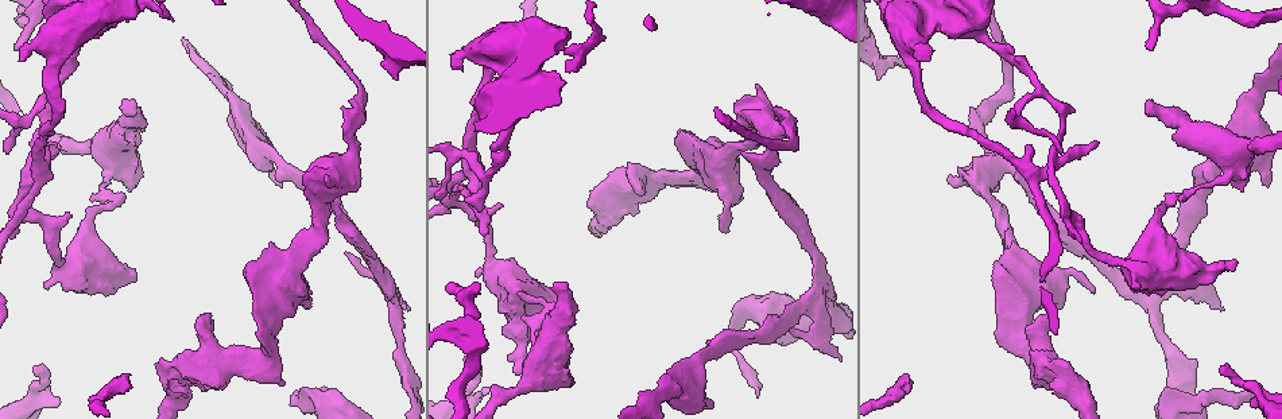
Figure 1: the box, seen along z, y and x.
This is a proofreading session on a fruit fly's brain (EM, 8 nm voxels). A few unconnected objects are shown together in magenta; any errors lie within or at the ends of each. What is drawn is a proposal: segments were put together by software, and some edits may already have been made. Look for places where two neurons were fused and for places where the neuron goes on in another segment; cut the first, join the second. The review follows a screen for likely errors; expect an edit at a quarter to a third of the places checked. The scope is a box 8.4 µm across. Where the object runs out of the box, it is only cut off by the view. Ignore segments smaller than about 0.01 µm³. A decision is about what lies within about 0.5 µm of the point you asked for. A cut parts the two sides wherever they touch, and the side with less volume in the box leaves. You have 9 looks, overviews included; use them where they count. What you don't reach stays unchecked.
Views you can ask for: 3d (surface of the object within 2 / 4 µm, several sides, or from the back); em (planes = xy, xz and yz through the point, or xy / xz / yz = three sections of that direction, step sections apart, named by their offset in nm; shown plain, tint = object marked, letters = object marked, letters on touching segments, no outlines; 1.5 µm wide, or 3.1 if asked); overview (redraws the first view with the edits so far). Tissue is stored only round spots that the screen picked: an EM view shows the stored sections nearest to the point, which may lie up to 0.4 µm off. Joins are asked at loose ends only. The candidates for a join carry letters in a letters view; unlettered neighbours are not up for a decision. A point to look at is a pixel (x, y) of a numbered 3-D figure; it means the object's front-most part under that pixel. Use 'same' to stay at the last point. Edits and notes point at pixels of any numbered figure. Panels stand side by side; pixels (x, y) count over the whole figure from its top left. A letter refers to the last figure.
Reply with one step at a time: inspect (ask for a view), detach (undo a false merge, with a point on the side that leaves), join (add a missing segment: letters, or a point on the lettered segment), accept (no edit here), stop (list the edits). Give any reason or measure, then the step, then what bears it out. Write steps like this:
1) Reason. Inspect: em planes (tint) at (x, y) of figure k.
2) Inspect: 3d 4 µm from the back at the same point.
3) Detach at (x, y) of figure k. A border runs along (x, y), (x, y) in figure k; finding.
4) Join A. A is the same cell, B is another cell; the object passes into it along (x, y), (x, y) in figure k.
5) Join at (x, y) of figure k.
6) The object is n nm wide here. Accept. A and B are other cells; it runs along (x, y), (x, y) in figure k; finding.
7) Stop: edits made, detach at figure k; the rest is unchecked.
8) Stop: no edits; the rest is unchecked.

An open end. Inspect: 3d 2 µm at (758, 397) of figure 1.

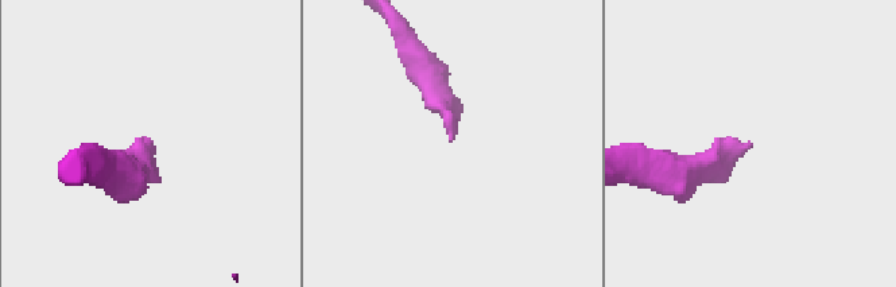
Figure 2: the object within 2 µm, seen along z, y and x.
Shape alone is not enough. Inspect: em planes (letters) at (751, 145) of figure 2.

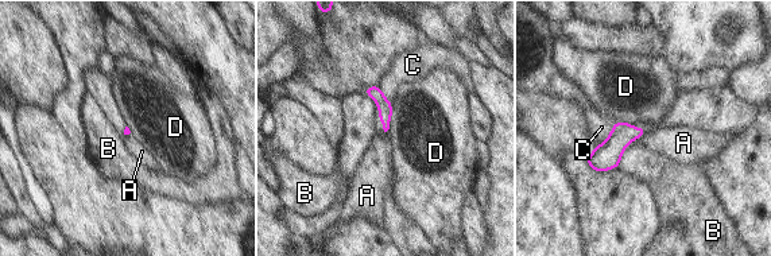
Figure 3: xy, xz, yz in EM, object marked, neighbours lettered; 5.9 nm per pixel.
Accept. A, B, C and D are other cells; a border runs along (392, 104), (387, 130) in figure 3; none of them fits.

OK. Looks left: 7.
Free end. Inspect: 3d 4 µm at (53, 143) of figure 1.

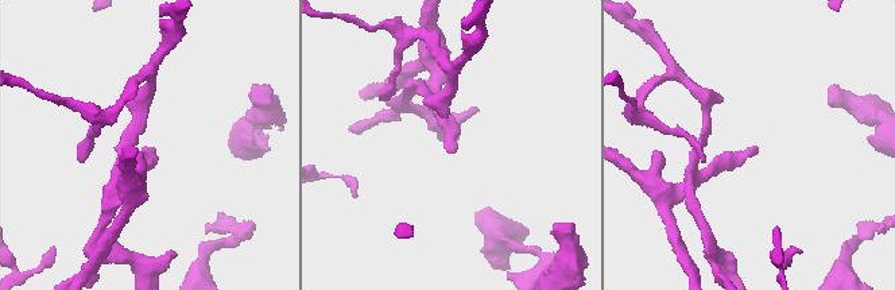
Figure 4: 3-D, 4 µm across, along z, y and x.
Inspect: em planes (letters) at (448, 151) of figure 4.

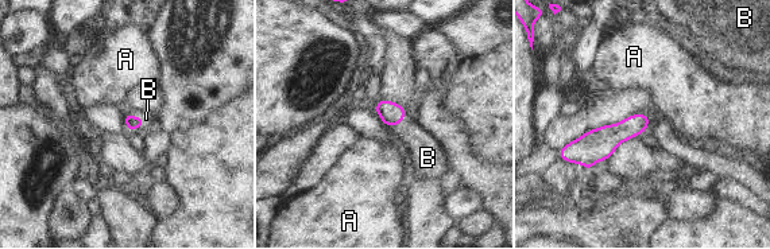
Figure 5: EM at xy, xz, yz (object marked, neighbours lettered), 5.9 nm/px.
Join B. B is the same cell, A is another cell; the object passes into it along (391, 113), (398, 123), (425, 151) in figure 5; it goes on there.

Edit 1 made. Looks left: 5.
Redraw. Inspect: overview.

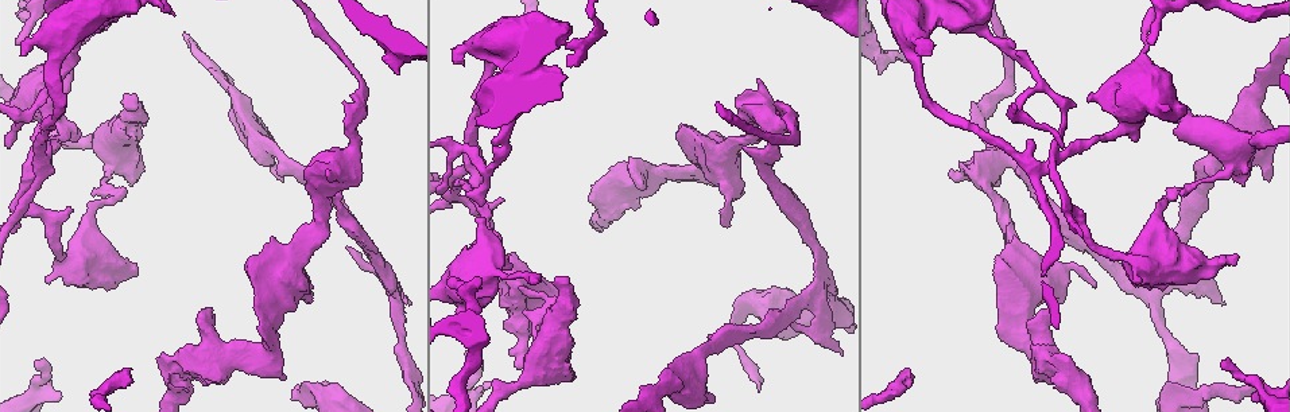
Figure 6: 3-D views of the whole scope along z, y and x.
Calibre changes. Inspect: em yz step 8 (tint) at (512, 279) of figure 6.

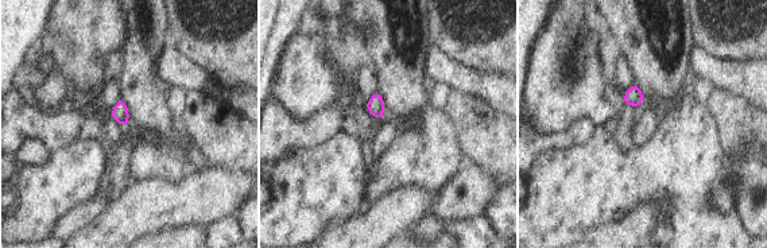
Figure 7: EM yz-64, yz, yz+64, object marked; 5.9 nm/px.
Cut it another way. Inspect: em planes (letters) at the same point.

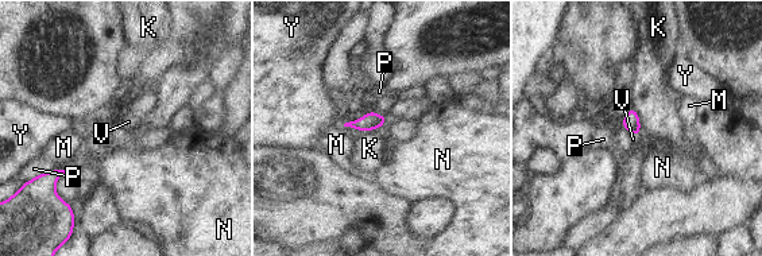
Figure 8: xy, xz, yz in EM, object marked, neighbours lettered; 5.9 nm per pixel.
Accept. K, M, N, P, V and Y are other cells; a border runs along (634, 107), (641, 131) in figure 8; continuous, no second neuron.

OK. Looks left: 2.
Free end. Inspect: em planes (plain) at (1061, 299) of figure 6.

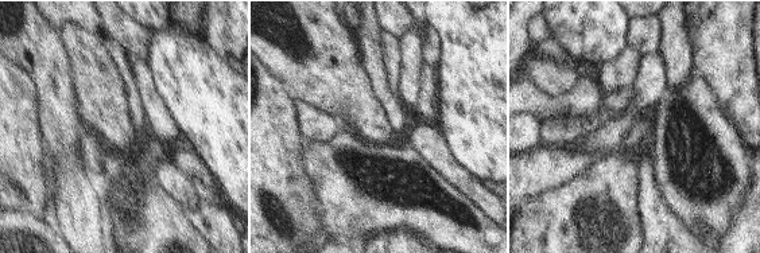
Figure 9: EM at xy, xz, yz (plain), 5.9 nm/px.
Inspect: em planes (letters) at the same point.

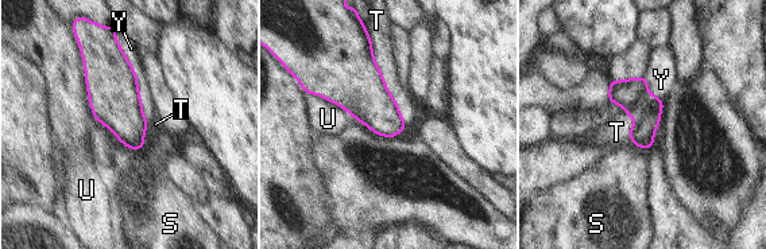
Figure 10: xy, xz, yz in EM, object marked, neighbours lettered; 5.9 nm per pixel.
The longest contact is with T, 600 nm. Accept. S, T, U and Y are other cells; a border runs along (119, 141), (135, 151) in figure 10; none of them fits.

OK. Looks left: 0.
Stop: edits made, join at figure 5; the rest is unchecked.

